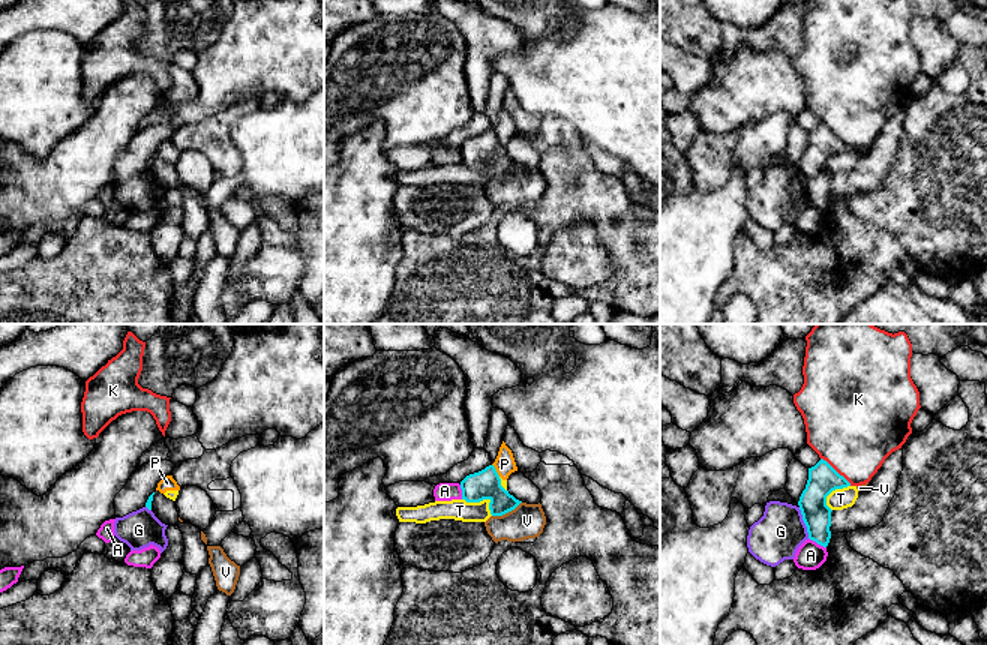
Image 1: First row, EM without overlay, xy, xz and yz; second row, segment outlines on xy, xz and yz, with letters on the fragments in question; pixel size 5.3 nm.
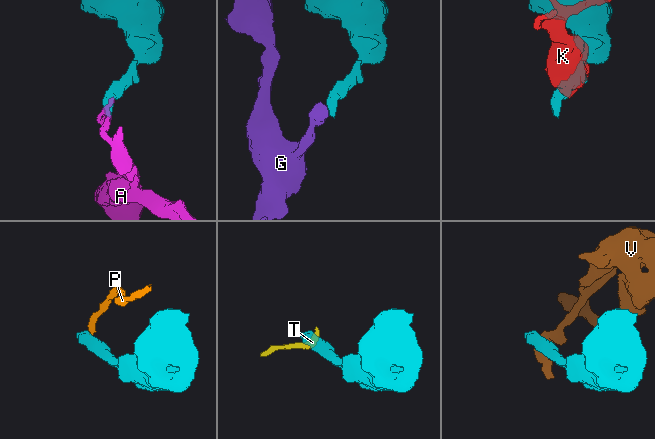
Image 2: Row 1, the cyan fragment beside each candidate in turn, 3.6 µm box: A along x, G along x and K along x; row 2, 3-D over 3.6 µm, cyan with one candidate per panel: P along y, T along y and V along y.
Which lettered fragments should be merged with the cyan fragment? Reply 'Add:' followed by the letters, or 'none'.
Add: none

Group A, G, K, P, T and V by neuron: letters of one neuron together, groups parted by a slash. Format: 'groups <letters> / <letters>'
groups A / G / K / P T / V

